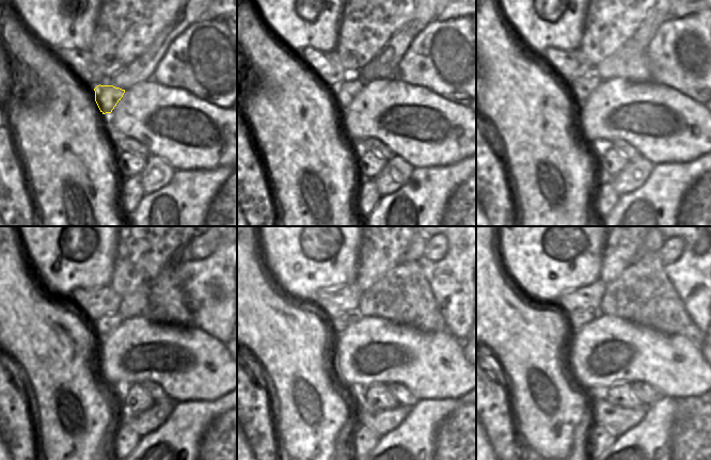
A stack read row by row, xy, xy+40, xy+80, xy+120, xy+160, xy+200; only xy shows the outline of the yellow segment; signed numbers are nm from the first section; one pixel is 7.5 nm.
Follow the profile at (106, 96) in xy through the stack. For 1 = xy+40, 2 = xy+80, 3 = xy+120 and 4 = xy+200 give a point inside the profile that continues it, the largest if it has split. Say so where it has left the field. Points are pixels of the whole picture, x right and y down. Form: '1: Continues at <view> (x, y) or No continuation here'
1: Continues at xy+40 (344, 94)
2: Continues at xy+80 (581, 89)
3: Continues at xy+120 (105, 326)
4: Continues at xy+200 (577, 319)

